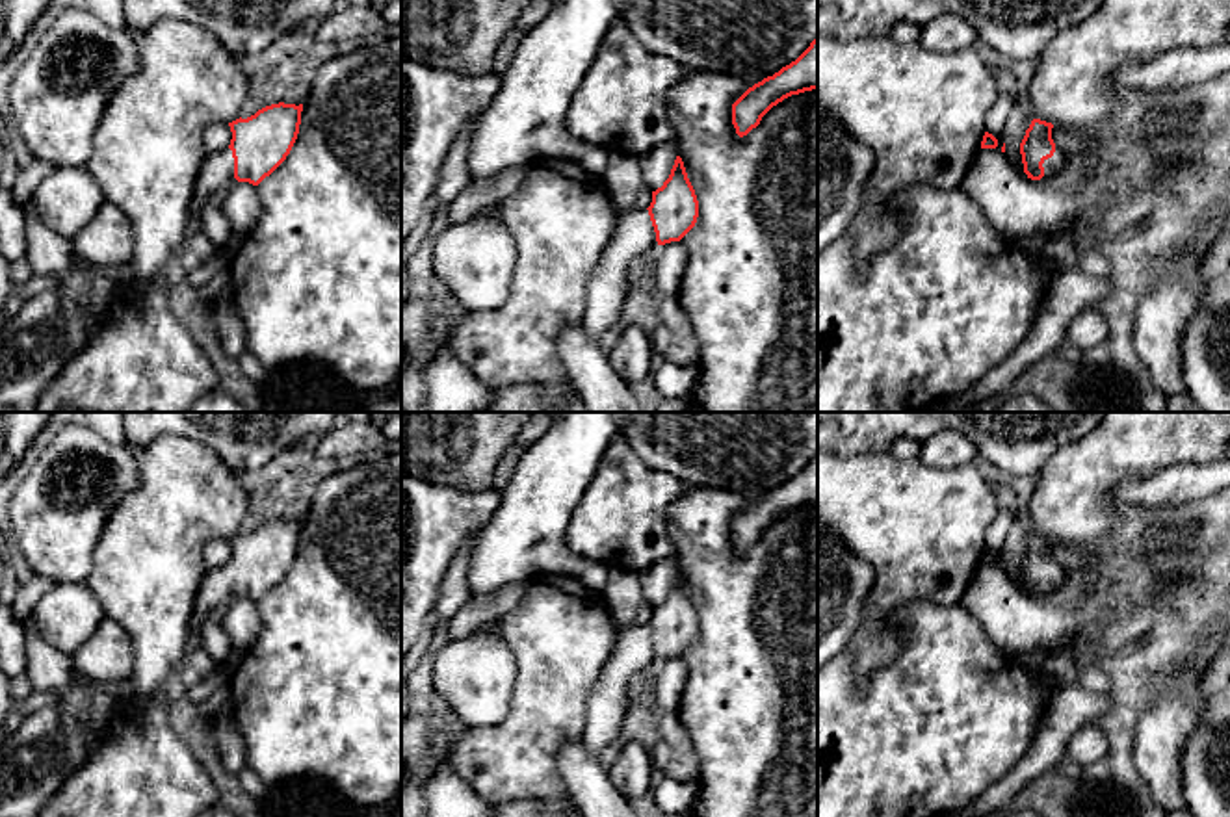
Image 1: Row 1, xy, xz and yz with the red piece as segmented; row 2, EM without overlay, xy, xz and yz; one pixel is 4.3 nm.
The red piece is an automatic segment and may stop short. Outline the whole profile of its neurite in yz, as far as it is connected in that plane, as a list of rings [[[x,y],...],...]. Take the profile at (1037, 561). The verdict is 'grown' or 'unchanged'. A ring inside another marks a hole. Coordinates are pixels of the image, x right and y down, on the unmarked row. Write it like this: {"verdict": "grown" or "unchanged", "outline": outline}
{"verdict": "grown", "outline": [[[1033,535],[1020,559],[1024,589],[1031,596],[1057,596],[1076,581],[1052,555],[1052,538]]]}

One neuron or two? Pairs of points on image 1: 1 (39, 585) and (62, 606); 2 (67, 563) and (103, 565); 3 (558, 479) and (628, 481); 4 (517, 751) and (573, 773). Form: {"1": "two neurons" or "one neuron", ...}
{"1": "two neurons", "2": "two neurons", "3": "two neurons", "4": "two neurons"}

